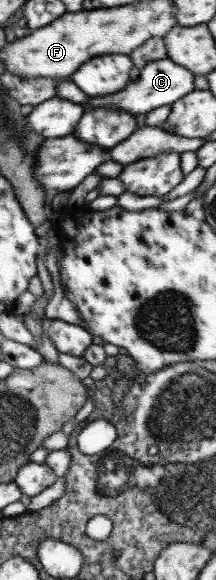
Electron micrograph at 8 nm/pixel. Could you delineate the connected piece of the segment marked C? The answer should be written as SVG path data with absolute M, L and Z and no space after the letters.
M168 58L153 60L146 63L139 69L139 75L135 80L130 79L120 91L108 94L108 98L88 98L86 104L82 103L82 108L86 111L93 109L111 109L123 111L130 115L147 114L160 106L168 106L176 102L185 94L192 91L194 86L193 74L186 70L184 66L178 66Z

